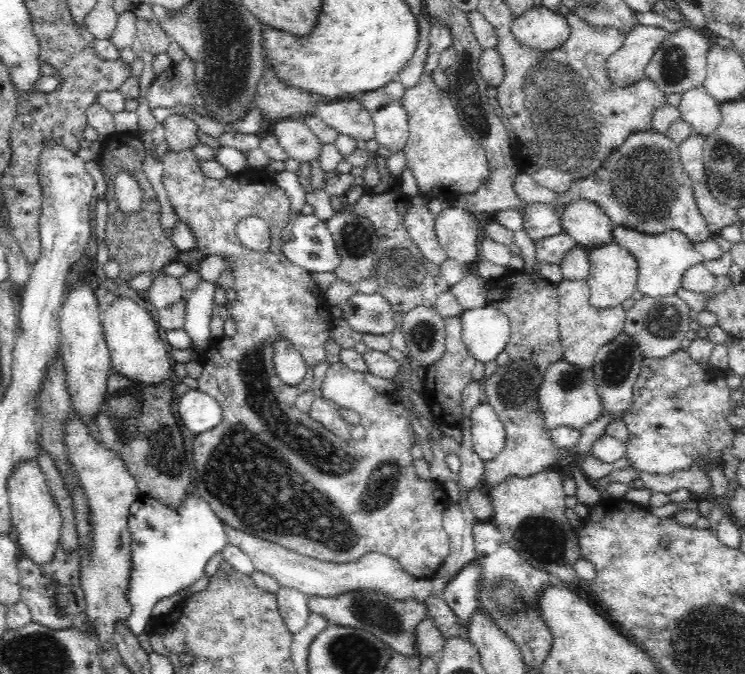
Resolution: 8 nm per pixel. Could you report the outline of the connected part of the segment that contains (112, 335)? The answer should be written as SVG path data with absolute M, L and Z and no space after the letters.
M117 297L108 310L100 315L106 344L111 356L112 373L124 377L133 384L155 388L167 378L172 364L171 354L160 339L156 322L142 306L127 297Z

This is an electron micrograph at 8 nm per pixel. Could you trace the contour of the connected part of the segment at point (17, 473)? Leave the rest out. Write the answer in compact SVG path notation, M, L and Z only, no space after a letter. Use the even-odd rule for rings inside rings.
M26 459L14 464L6 482L11 523L16 529L13 537L23 556L28 556L38 564L44 564L53 557L60 540L63 515L47 485L47 478L40 469L39 460Z

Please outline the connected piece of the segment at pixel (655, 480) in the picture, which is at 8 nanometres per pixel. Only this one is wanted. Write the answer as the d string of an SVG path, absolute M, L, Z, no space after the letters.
M694 463L689 466L688 470L675 470L667 475L639 473L643 487L652 492L668 494L679 488L686 488L690 494L698 498L710 496L711 482L708 481L708 477L706 472L702 472L702 468L698 468L698 464Z

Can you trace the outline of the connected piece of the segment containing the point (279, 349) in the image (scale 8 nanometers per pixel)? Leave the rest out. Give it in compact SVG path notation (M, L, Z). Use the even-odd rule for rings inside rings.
M280 337L273 346L273 361L280 380L288 386L300 384L306 374L306 361L288 339Z

